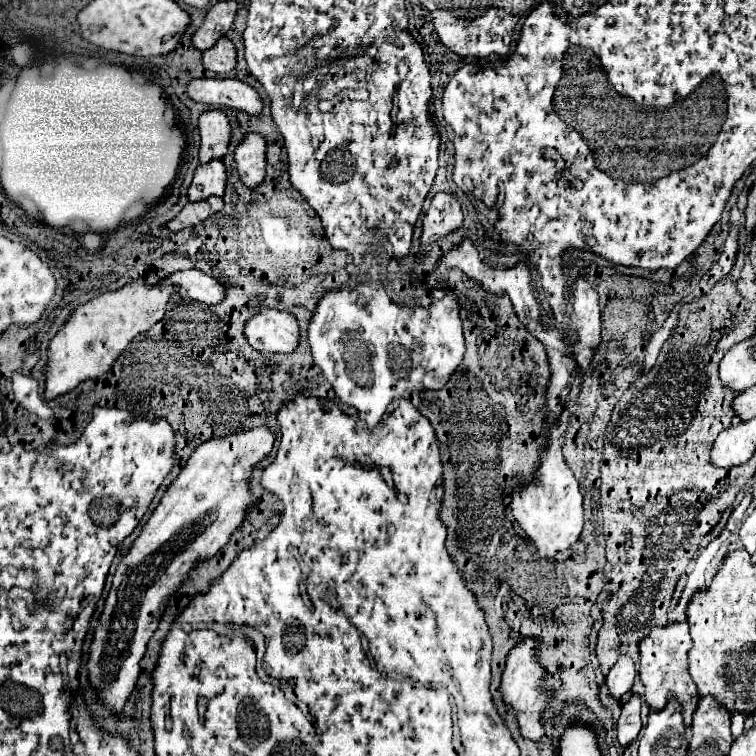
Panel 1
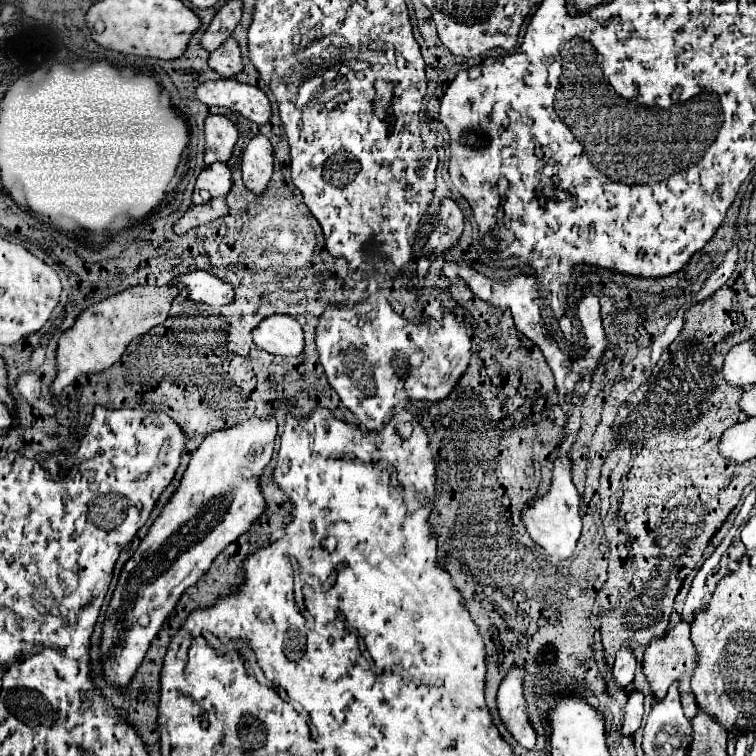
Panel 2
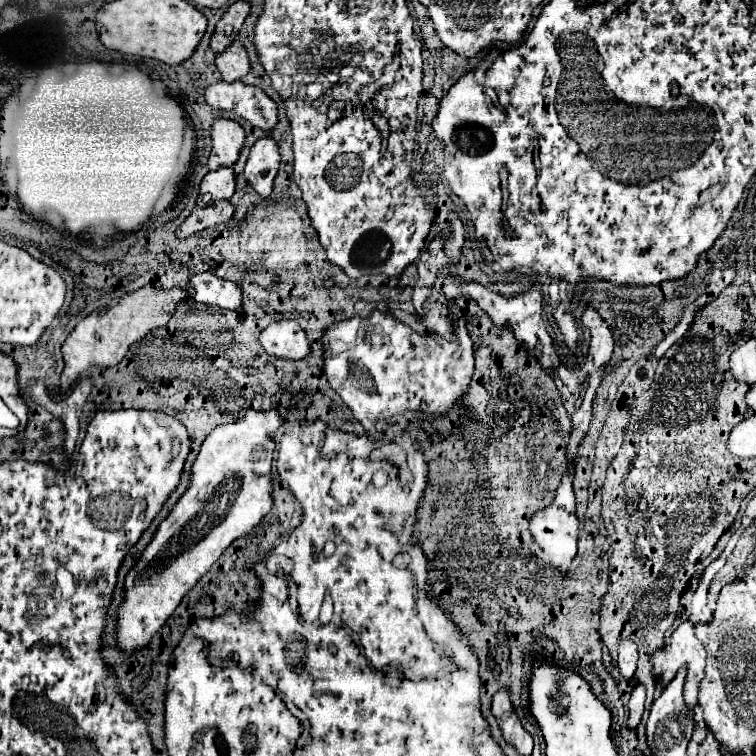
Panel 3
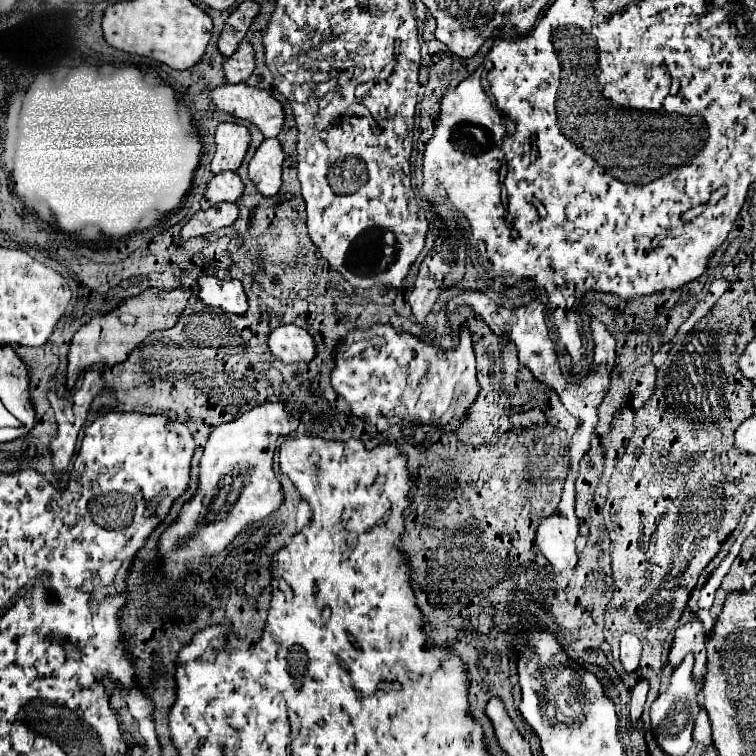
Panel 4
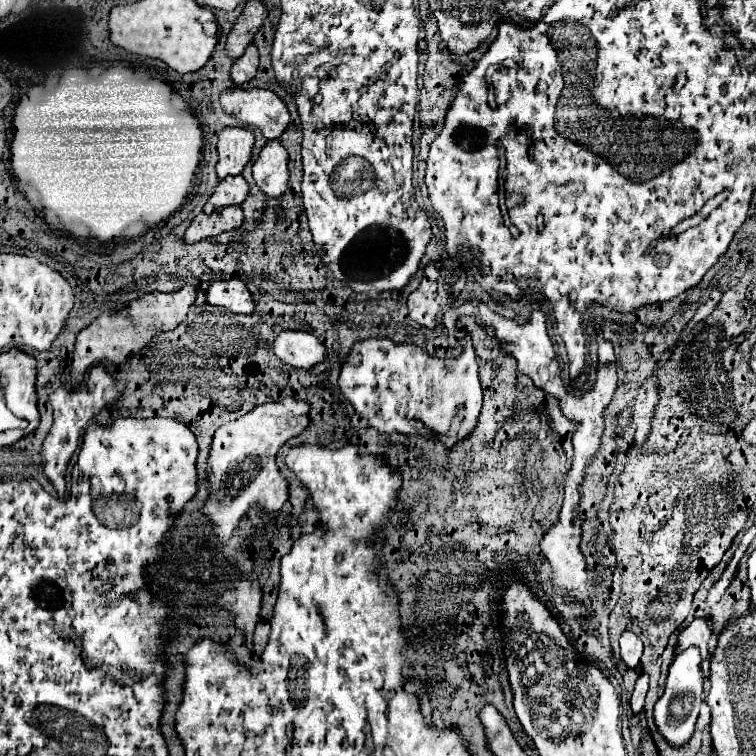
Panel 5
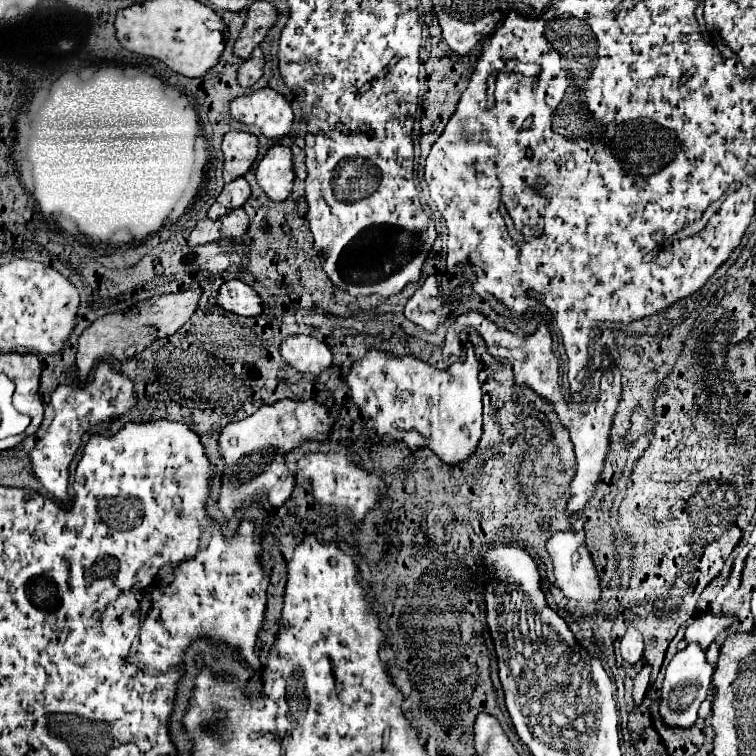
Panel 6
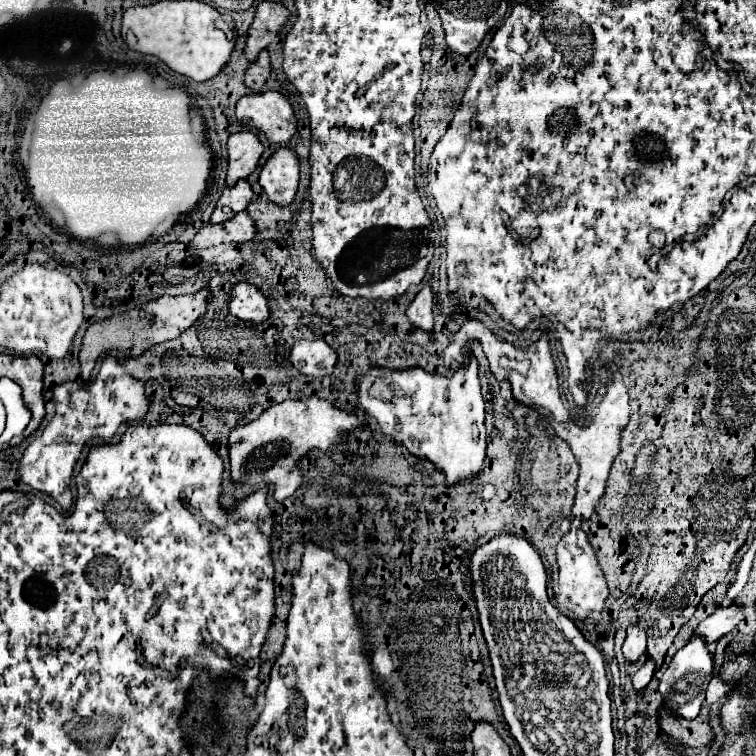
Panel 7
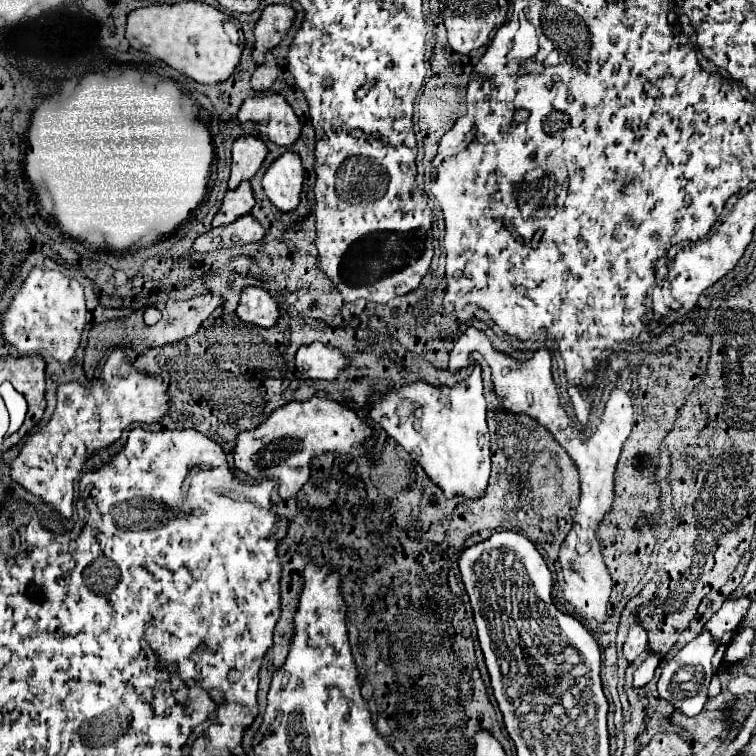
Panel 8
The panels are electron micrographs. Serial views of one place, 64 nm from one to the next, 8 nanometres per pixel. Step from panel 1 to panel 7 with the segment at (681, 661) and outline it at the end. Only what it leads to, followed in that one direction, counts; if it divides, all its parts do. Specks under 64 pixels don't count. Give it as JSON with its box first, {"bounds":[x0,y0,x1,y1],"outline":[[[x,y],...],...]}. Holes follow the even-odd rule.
{"bounds":[696,606,744,644],"outline":[[[724,606],[718,608],[712,616],[708,616],[706,620],[700,622],[700,626],[696,628],[698,636],[704,636],[706,644],[712,644],[716,640],[720,640],[724,634],[728,634],[730,630],[734,630],[734,626],[744,618],[744,608],[742,606]]]}

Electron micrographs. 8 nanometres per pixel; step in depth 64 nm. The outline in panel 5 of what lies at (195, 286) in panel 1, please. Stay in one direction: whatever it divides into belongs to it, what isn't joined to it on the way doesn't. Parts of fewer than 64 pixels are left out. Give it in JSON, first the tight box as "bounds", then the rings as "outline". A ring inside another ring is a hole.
{"bounds":[206,278,256,314],"outline":[[[238,278],[212,282],[206,292],[206,300],[208,300],[208,304],[224,306],[234,314],[252,314],[256,308],[250,290]]]}

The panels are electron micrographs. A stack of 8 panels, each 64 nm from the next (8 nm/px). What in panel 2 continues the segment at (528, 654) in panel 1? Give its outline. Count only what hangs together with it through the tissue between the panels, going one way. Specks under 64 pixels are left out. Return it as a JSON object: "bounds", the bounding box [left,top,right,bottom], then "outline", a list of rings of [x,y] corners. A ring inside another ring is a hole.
{"bounds":[496,668,536,750],"outline":[[[512,668],[508,676],[502,680],[496,706],[502,724],[508,728],[512,738],[526,750],[532,750],[536,744],[536,732],[528,722],[528,716],[524,712],[524,694],[522,694],[522,676],[524,670]]]}

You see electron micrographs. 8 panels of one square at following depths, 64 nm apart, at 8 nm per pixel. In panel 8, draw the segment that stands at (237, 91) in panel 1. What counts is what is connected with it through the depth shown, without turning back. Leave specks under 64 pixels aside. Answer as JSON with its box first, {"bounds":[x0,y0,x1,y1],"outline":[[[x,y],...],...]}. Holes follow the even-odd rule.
{"bounds":[238,94,302,148],"outline":[[[280,94],[248,98],[238,112],[238,120],[244,130],[256,130],[284,148],[290,148],[302,132],[298,116]]]}

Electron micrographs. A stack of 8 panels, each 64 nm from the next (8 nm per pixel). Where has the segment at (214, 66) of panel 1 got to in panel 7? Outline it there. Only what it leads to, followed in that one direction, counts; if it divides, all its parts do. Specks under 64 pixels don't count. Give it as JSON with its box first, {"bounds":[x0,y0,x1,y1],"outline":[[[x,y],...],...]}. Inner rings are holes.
{"bounds":[246,52,270,90],"outline":[[[260,52],[258,60],[254,64],[250,64],[250,68],[246,70],[246,86],[252,88],[252,90],[260,90],[264,86],[264,82],[268,80],[270,76],[270,58],[268,58],[268,52]]]}

